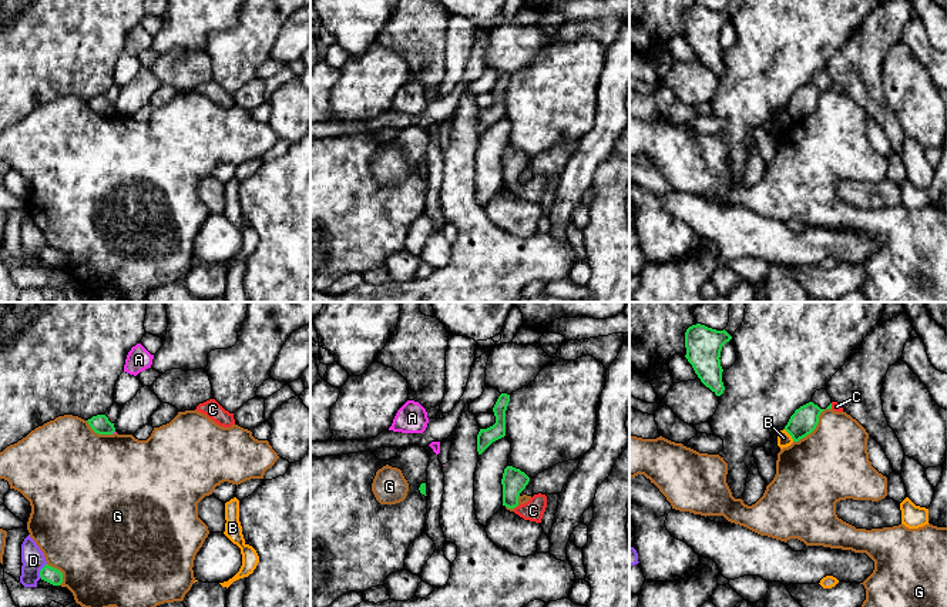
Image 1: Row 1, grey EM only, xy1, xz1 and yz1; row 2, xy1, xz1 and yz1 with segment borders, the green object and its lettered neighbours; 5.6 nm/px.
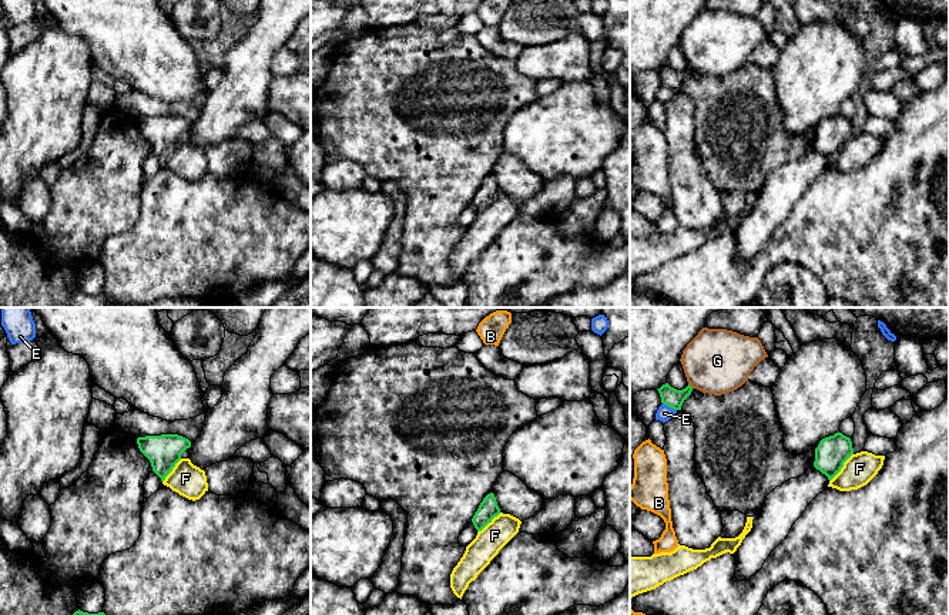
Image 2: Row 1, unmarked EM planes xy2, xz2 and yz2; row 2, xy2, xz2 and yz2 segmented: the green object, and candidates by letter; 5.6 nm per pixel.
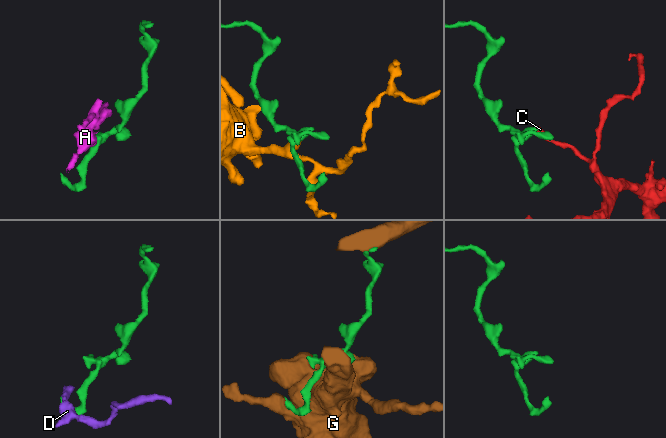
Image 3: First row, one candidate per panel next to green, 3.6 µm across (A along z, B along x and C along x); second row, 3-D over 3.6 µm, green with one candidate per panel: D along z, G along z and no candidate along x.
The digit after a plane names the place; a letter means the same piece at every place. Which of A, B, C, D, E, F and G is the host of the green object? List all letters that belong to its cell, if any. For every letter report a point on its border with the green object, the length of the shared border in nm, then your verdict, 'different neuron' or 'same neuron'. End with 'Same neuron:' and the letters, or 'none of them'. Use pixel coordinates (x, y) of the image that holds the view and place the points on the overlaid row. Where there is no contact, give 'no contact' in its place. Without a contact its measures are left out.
A: meets green in xy1 at (113, 432); contact 30 nm long; different neuron
B: meets green in yz1 at (789, 433); contact 90 nm long; different neuron
C: meets green in yz1 at (830, 406); contact 30 nm long; same neuron
D: meets green in xy1 at (40, 570); contact 90 nm long; different neuron
E: meets green in yz2 at (670, 406); contact 90 nm long; different neuron
F: meets green in yz2 at (842, 466); contact 220 nm long; different neuron
G: meets green in yz1 at (816, 425); contact 300 nm long; different neuron
Same neuron: C

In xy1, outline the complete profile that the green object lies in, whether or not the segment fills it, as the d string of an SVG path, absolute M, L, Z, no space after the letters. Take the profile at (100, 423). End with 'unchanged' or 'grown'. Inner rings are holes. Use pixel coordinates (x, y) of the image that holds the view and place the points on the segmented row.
M105 415L93 416L87 422L98 435L113 435L115 432L114 423L111 423Z | unchanged

